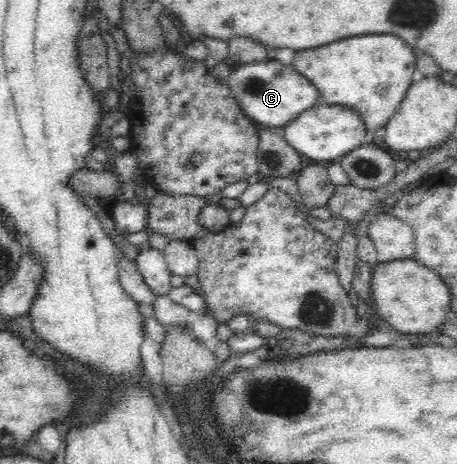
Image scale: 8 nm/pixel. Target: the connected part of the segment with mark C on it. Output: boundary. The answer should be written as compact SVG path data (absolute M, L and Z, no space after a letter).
M265 60L233 66L227 82L231 94L241 110L259 127L269 127L281 131L299 114L319 104L320 94L315 85L291 65L279 61Z

